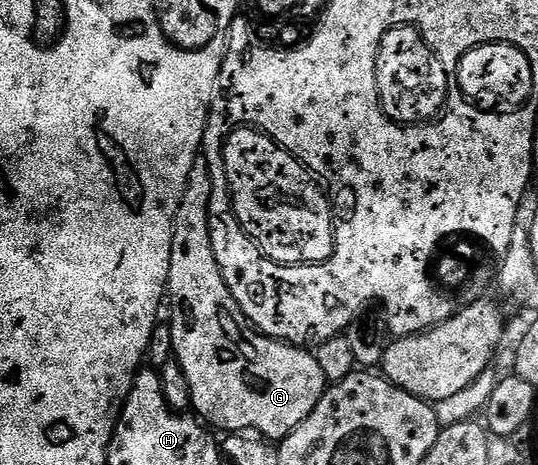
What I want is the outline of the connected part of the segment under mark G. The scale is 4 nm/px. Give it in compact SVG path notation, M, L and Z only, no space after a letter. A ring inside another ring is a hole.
M203 156L194 159L194 167L190 171L176 212L176 221L172 225L172 254L166 286L166 305L167 308L168 305L172 308L170 328L174 360L180 364L186 375L186 383L190 383L192 409L209 426L217 425L220 429L228 429L224 431L232 435L251 431L269 442L279 443L296 430L298 423L308 418L310 411L314 411L314 407L322 399L326 388L324 372L322 367L318 367L315 352L300 349L297 345L287 345L285 341L275 341L242 320L238 303L232 298L232 292L222 279L222 271L214 259L210 243L208 208L214 199L214 193L212 177L208 174L208 165L204 160Z

